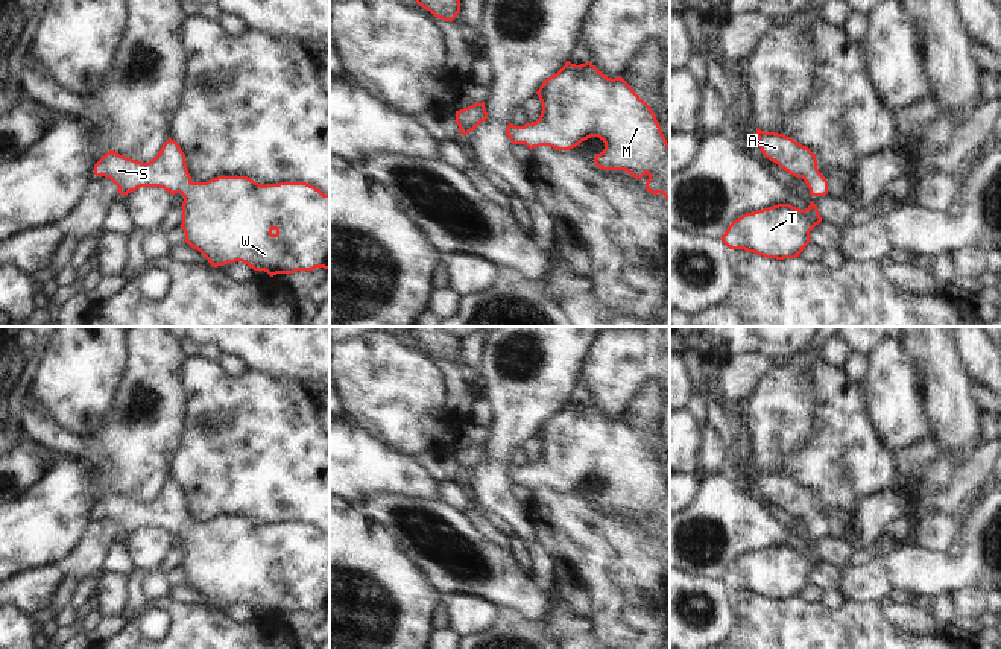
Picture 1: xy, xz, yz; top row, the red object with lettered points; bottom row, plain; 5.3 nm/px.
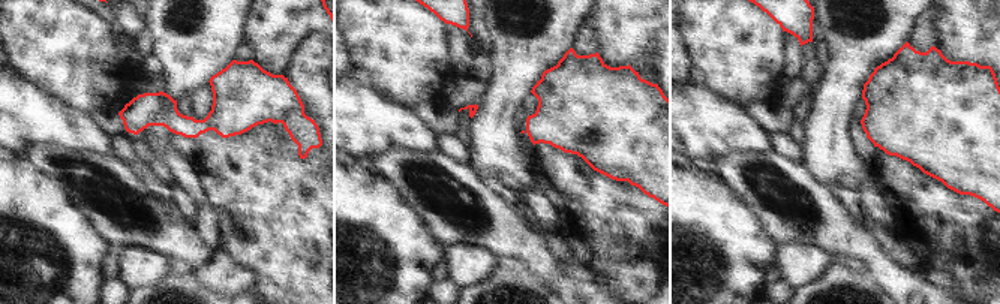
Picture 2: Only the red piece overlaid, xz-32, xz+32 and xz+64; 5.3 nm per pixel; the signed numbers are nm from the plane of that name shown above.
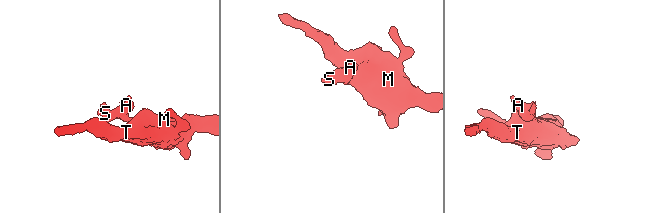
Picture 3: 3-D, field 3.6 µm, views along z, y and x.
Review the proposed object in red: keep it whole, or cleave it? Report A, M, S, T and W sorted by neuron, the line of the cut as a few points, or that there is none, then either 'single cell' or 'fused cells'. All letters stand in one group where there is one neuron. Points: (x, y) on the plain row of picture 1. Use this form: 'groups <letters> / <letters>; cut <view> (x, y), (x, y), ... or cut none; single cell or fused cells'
groups A M S T W; cut none; single cell

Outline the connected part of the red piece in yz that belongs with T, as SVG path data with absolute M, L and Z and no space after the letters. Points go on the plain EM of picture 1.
M814 543L805 550L778 544L734 561L722 582L729 590L744 590L766 599L796 599L810 584L810 571L822 562Z

